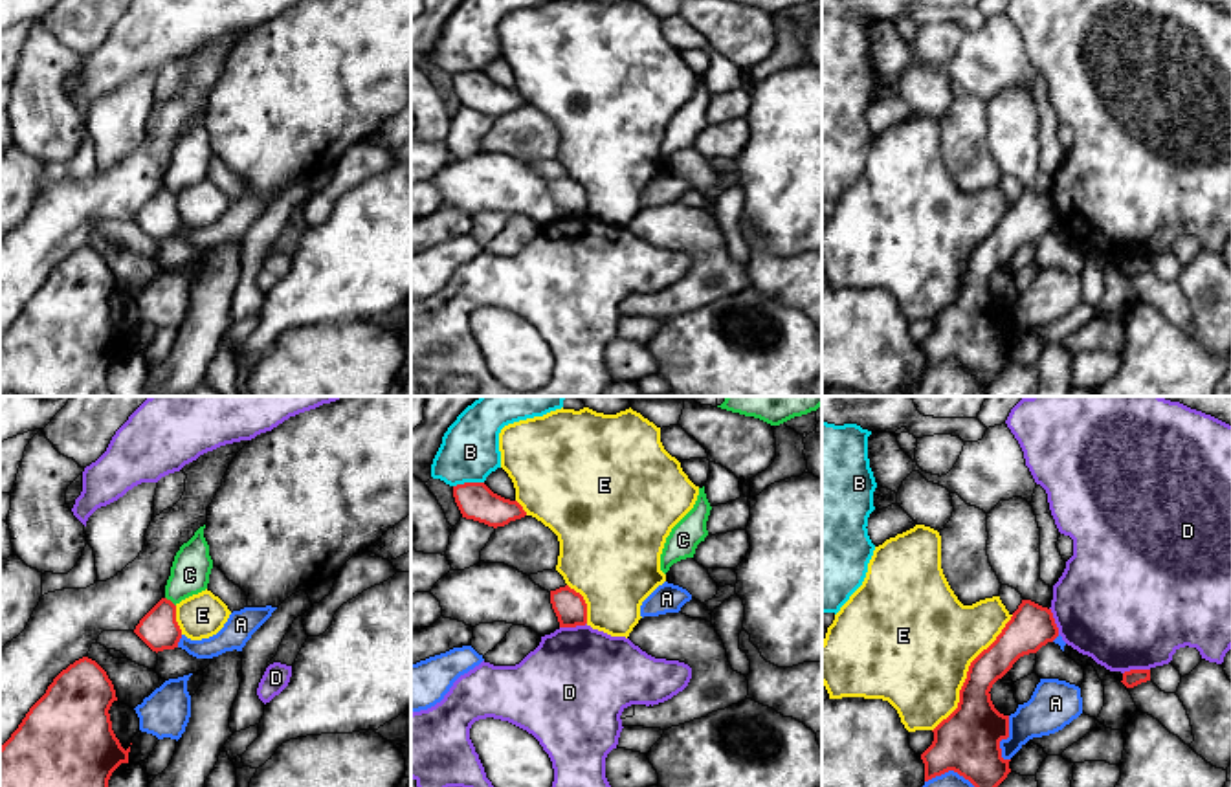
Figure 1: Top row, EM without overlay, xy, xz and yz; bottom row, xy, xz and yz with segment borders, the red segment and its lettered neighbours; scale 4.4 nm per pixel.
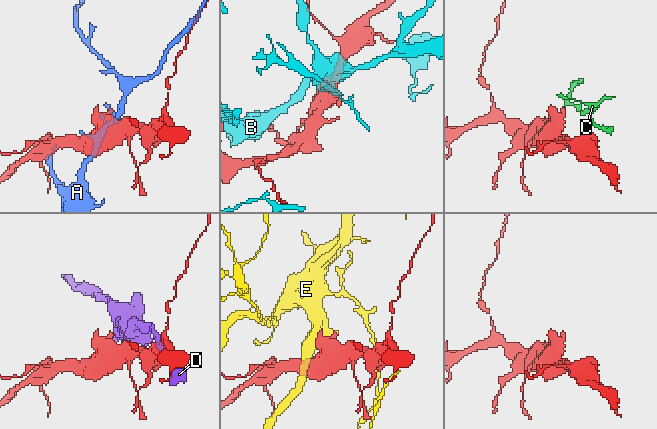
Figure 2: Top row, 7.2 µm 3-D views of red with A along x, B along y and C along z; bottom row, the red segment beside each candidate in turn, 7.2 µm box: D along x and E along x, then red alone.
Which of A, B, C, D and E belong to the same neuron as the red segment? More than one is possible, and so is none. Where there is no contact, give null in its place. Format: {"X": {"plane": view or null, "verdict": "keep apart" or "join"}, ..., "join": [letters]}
{"A": {"plane": "yz", "verdict": "keep apart"}, "B": {"plane": "xz", "verdict": "keep apart"}, "C": {"plane": "xy", "verdict": "keep apart"}, "D": {"plane": "xz", "verdict": "keep apart"}, "E": {"plane": "yz", "verdict": "keep apart"}, "join": []}

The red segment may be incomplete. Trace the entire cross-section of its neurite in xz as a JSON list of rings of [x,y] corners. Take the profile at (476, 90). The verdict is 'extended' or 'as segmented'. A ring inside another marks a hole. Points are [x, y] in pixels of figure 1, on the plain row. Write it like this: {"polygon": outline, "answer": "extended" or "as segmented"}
{"polygon": [[[484,72],[457,73],[453,75],[453,86],[462,106],[494,117],[527,105],[517,90],[494,83]]], "answer": "as segmented"}

